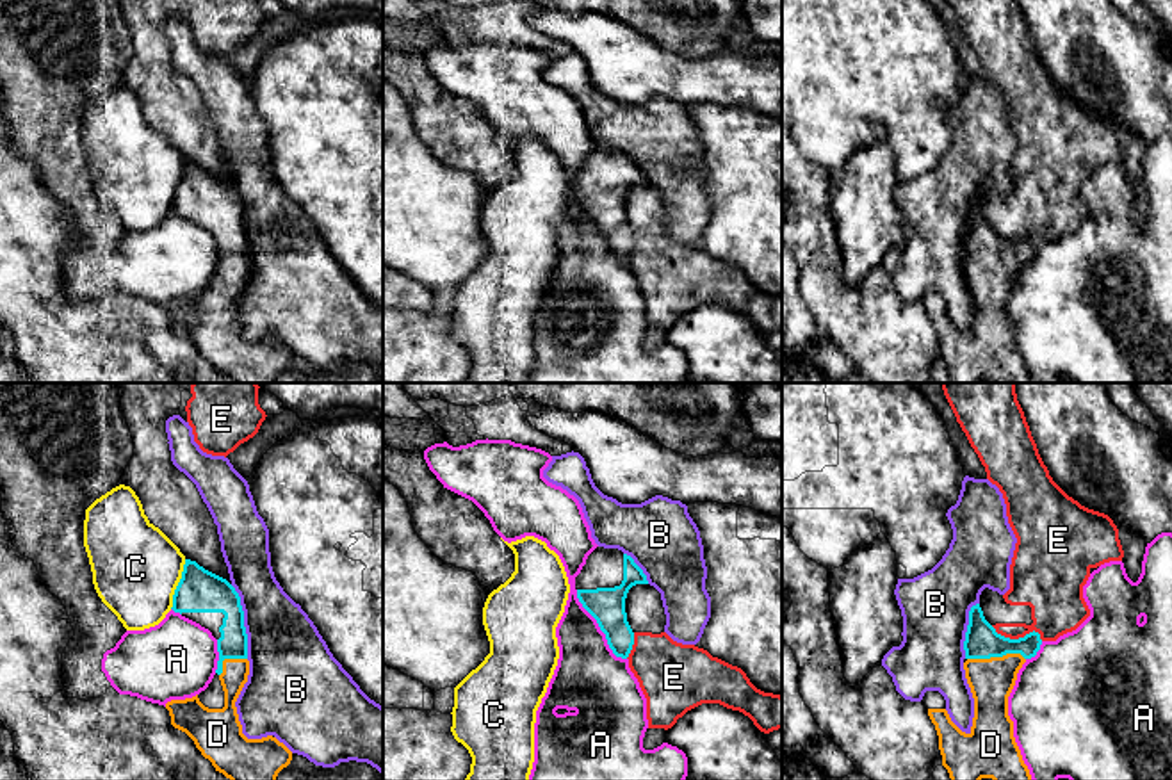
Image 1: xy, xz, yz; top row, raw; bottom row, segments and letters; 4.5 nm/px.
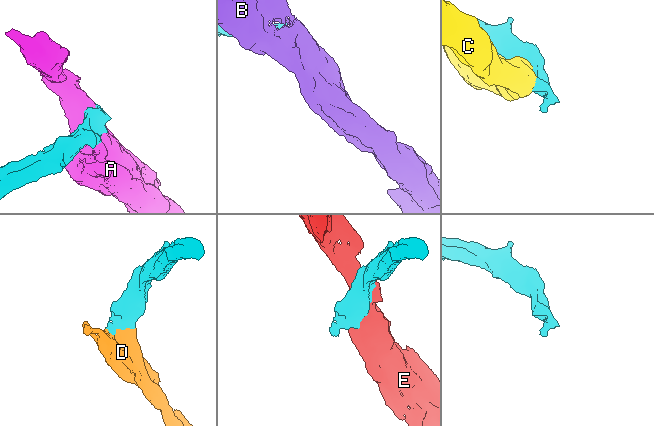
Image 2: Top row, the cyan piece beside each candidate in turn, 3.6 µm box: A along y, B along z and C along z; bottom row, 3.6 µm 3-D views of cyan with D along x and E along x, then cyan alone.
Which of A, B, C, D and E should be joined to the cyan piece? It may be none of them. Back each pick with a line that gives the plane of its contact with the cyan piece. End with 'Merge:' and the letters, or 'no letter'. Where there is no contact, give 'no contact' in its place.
D: contact in yz
Merge: D

